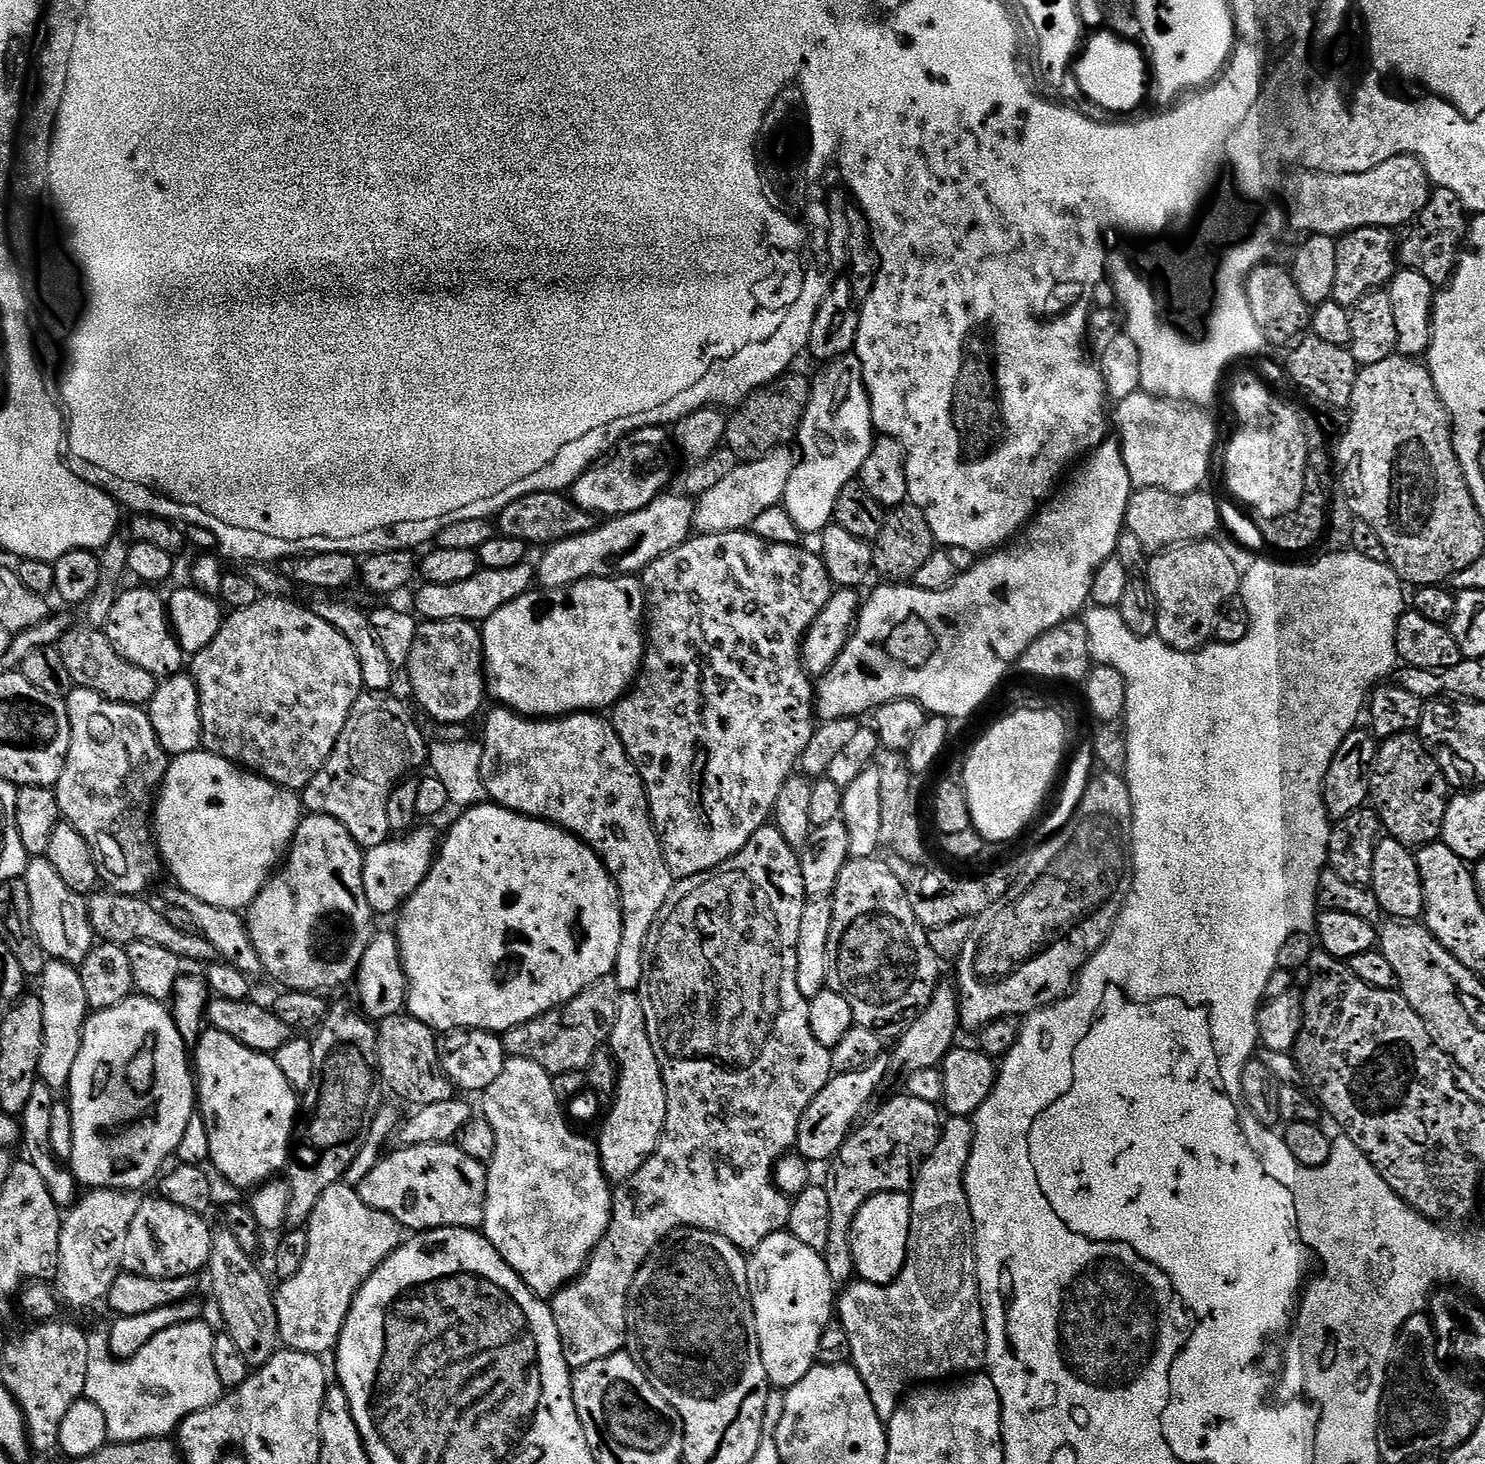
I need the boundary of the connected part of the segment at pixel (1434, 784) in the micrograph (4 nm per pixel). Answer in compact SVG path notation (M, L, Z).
M1419 735L1392 736L1377 747L1370 804L1391 839L1413 850L1439 841L1449 799L1448 779Z

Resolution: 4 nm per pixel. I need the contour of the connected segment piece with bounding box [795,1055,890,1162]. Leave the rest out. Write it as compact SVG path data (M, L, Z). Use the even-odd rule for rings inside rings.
M883 1055L870 1066L854 1074L833 1075L828 1084L822 1086L820 1093L810 1102L810 1106L806 1106L806 1114L802 1114L798 1122L795 1151L800 1159L805 1162L831 1161L840 1151L840 1147L848 1141L848 1137L852 1135L858 1121L865 1115L864 1107L871 1102L872 1095L879 1090L884 1075L889 1075L889 1072L889 1057Z

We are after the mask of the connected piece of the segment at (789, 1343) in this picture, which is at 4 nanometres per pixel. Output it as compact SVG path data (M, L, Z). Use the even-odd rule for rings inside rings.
M774 1232L751 1253L748 1261L748 1296L752 1300L752 1318L756 1322L756 1337L762 1354L762 1366L766 1366L768 1383L773 1389L793 1388L810 1370L817 1367L818 1338L822 1330L834 1318L834 1285L826 1270L823 1255L806 1242L798 1242L791 1232Z

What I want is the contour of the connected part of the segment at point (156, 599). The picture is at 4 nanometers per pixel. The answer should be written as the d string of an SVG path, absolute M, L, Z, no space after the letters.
M137 586L124 592L108 608L108 617L102 623L102 631L109 642L118 650L126 662L150 670L157 678L181 675L186 664L186 653L180 649L180 642L172 625L168 623L165 597L159 596L152 586Z

